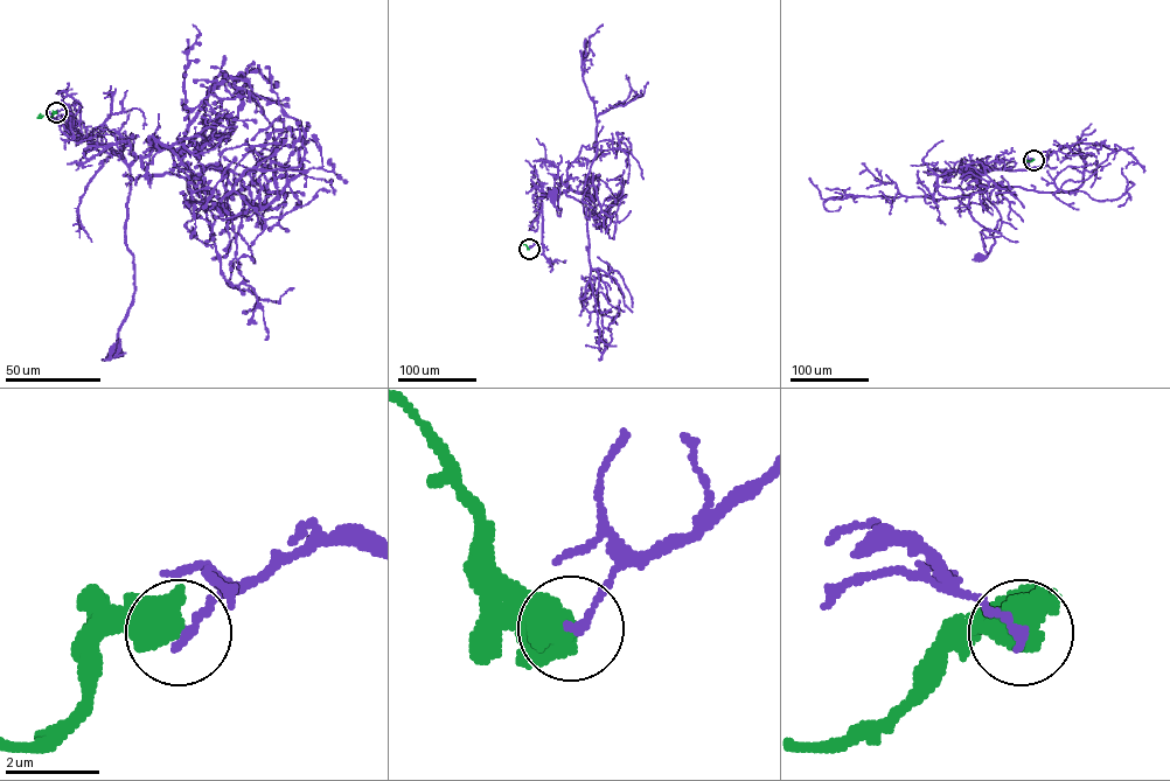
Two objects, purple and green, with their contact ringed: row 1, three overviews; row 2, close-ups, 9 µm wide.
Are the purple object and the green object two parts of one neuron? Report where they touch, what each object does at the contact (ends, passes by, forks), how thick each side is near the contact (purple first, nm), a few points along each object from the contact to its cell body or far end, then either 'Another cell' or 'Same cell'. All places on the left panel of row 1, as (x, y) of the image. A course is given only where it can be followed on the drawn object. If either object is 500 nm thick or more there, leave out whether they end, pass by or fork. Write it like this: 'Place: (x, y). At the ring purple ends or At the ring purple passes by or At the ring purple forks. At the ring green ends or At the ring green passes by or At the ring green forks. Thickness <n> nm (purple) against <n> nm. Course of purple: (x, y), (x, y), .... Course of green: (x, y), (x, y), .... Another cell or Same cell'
Place: (56, 112). Thickness 200 nm (purple) against 800 nm. Course of purple: (56, 112), (64, 109), (81, 120), (88, 139), (127, 167), (125, 244), (136, 288), (115, 350). Course of green: (56, 112), (50, 117), (40, 116), (41, 113). Another cell

